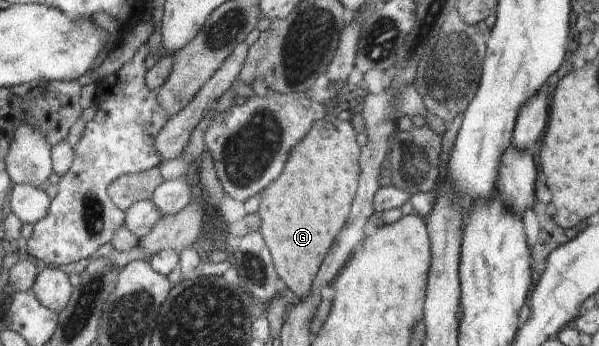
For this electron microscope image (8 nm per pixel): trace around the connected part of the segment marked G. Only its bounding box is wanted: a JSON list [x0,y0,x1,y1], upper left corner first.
[257,114,361,299]

